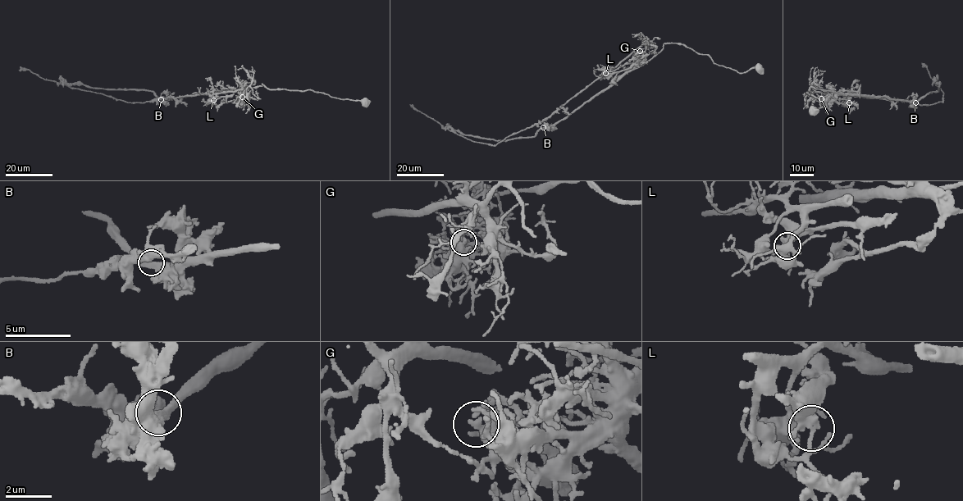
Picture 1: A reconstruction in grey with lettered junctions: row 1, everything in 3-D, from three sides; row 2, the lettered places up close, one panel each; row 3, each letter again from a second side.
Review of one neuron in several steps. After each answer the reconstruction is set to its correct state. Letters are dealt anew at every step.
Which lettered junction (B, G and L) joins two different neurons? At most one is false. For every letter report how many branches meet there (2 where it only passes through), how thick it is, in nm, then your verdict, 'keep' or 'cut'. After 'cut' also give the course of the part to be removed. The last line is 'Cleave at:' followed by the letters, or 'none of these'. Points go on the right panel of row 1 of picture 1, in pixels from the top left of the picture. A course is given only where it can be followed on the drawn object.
B: branches 2; calibre 360 nm; keep
G: branches 2; calibre 360 nm; keep
L: branches 2; calibre 360 nm; cut; course (849, 102), (846, 106), (846, 98), (852, 94), (920, 105), (942, 101), (937, 82), (922, 66)
Cleave at: L

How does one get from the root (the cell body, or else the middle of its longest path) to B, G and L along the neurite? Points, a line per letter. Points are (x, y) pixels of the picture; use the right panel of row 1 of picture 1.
B: (814, 110), (823, 107), (819, 98), (807, 93), (810, 87), (839, 93), (886, 96), (915, 102)
G: (814, 110), (823, 107), (819, 98), (807, 93), (809, 88), (832, 92), (827, 98), (821, 98)
L: (814, 110), (823, 107), (819, 98), (807, 93), (810, 87), (832, 91), (835, 97), (849, 102)

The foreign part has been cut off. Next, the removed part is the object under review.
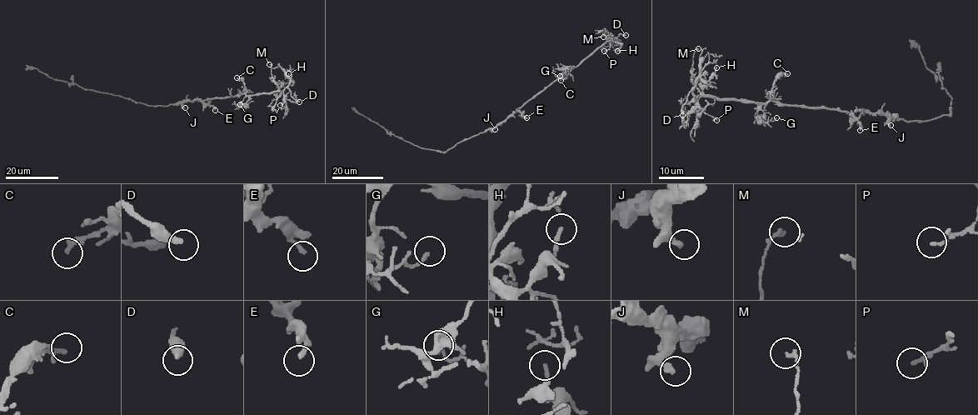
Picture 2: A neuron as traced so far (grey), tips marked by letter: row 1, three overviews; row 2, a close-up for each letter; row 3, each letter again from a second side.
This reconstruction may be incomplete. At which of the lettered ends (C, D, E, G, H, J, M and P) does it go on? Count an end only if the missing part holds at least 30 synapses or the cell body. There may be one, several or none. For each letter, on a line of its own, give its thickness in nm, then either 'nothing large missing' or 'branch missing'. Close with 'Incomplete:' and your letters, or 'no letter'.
C: 260 nm | nothing large missing
D: 320 nm | branch missing
E: 180 nm | nothing large missing
G: 170 nm | nothing large missing
H: 120 nm | nothing large missing
J: 280 nm | nothing large missing
M: 170 nm | nothing large missing
P: 140 nm | nothing large missing
Incomplete: D

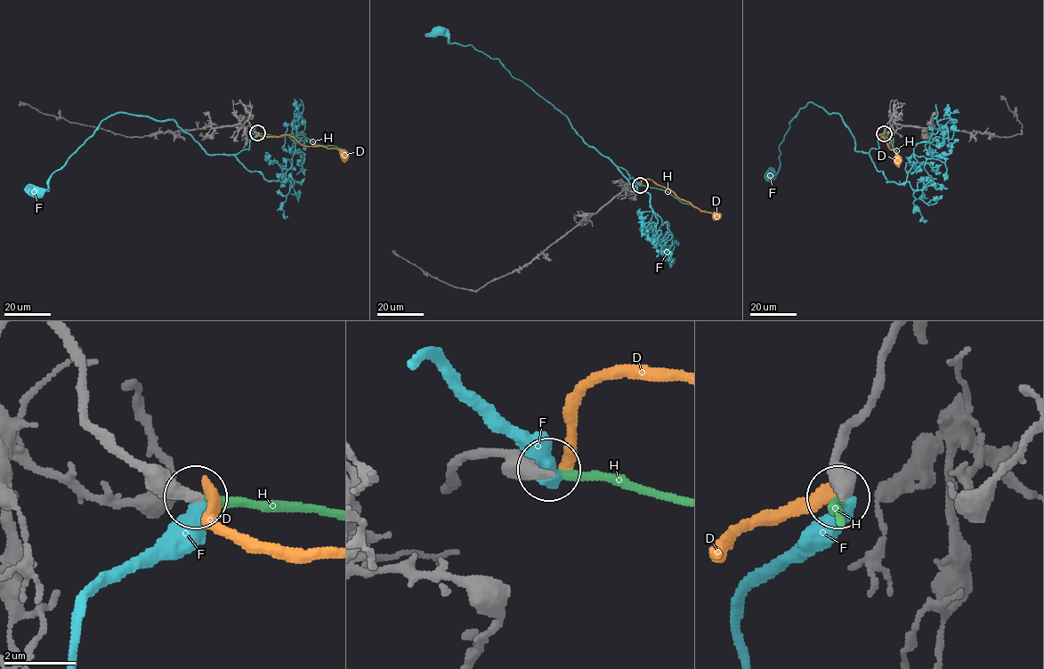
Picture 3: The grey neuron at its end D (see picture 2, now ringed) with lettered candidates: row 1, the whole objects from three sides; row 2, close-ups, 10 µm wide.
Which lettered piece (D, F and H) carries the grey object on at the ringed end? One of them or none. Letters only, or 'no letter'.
H

